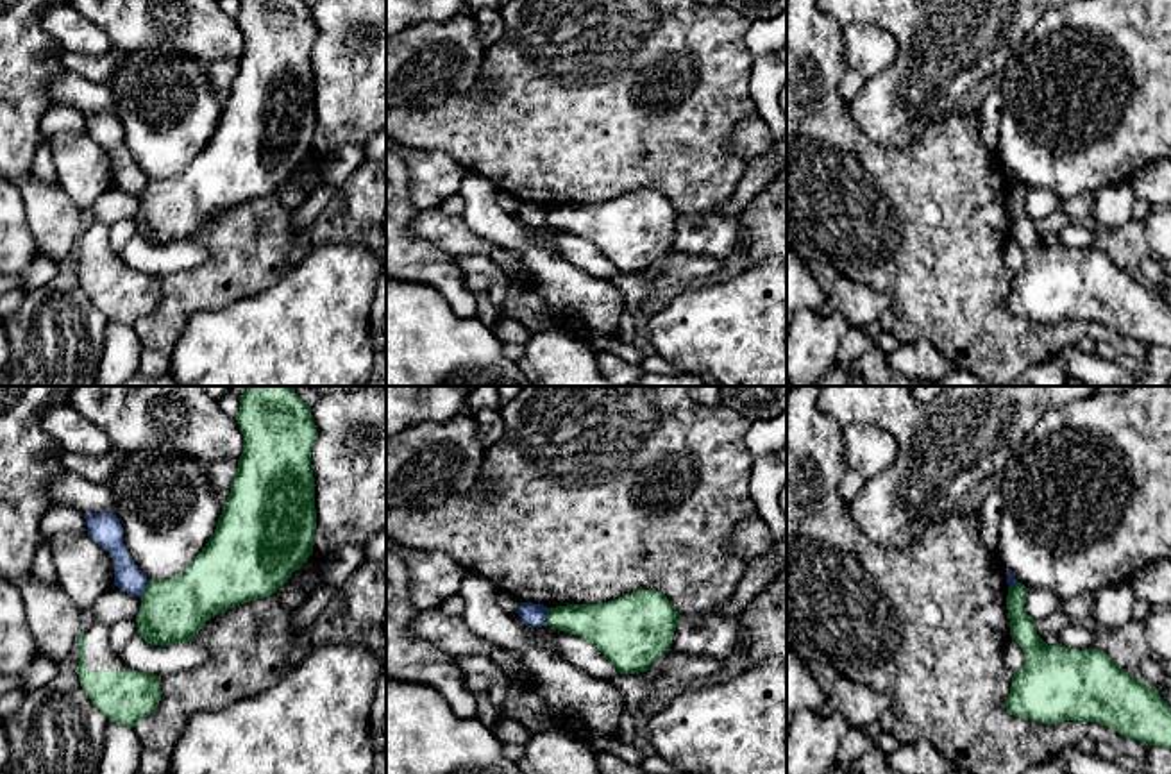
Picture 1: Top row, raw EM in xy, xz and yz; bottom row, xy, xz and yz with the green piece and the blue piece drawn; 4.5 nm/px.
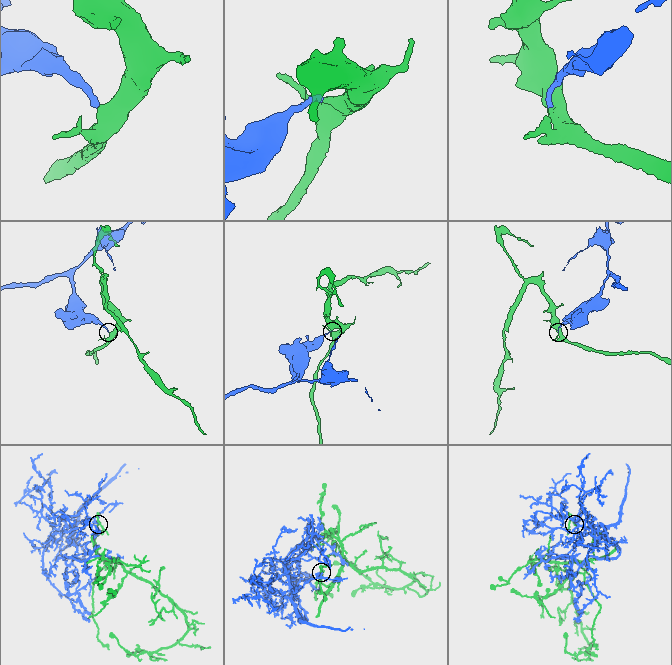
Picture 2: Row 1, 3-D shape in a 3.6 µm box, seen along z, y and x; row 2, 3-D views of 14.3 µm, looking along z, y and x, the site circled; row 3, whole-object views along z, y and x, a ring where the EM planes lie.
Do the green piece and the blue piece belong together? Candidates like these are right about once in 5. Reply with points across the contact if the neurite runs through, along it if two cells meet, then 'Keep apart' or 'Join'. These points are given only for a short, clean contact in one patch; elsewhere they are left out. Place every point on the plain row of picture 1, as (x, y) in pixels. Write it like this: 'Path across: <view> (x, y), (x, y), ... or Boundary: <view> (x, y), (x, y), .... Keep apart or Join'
Boundary: xz (549, 208), (544, 224). Keep apart

